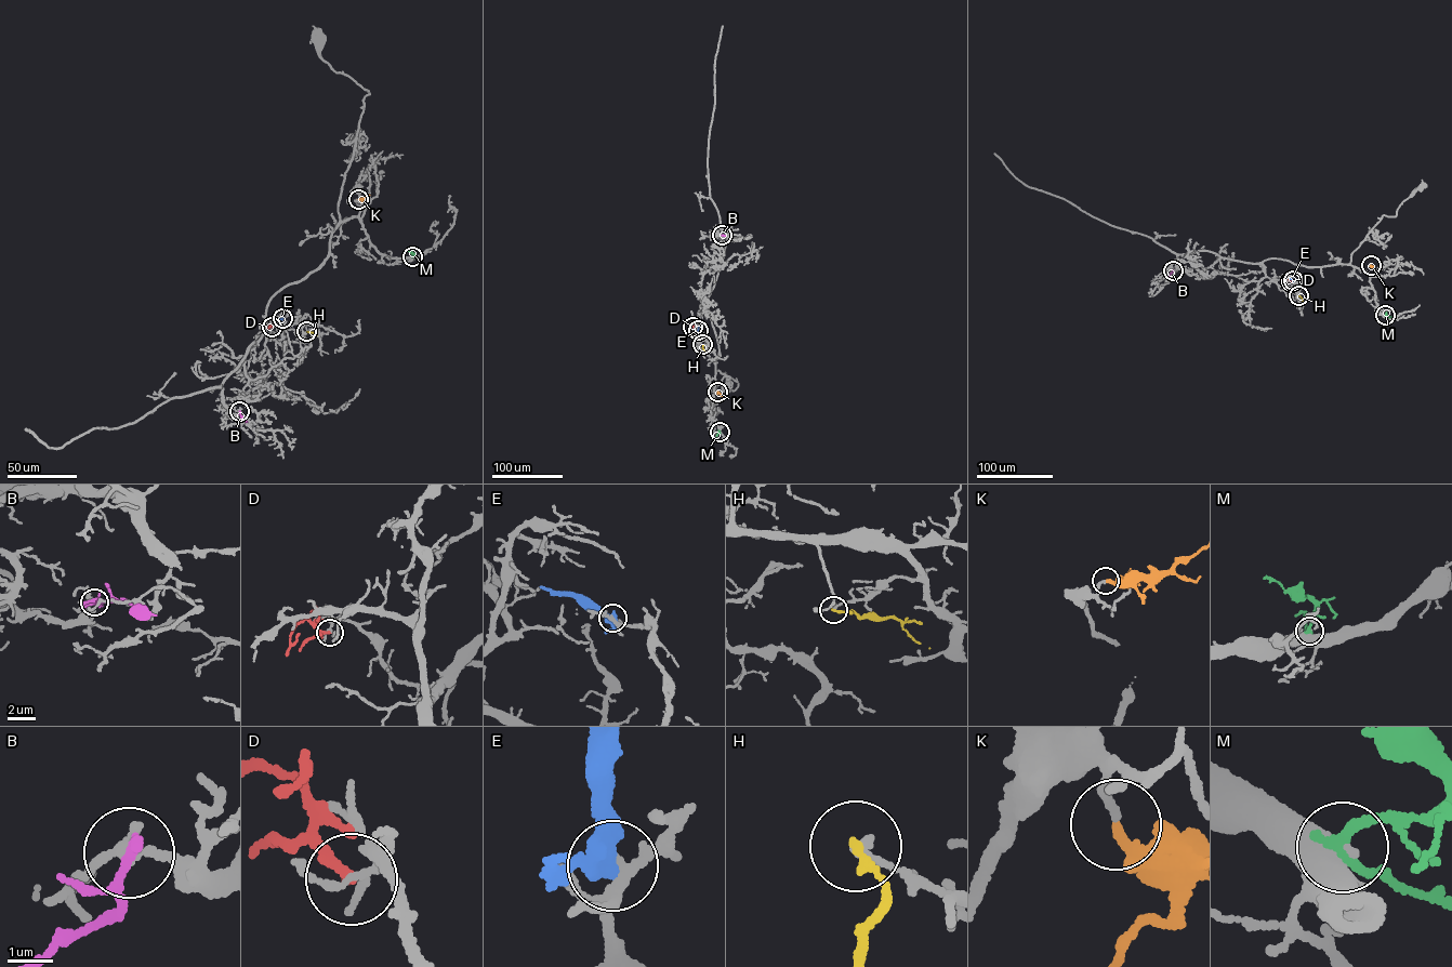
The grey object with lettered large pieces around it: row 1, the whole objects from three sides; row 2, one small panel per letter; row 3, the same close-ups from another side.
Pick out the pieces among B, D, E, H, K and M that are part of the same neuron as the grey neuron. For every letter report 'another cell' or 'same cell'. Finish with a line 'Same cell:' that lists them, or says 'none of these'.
B: another cell
D: another cell
E: another cell
H: another cell
K: another cell
M: another cell
Same cell: none of these

